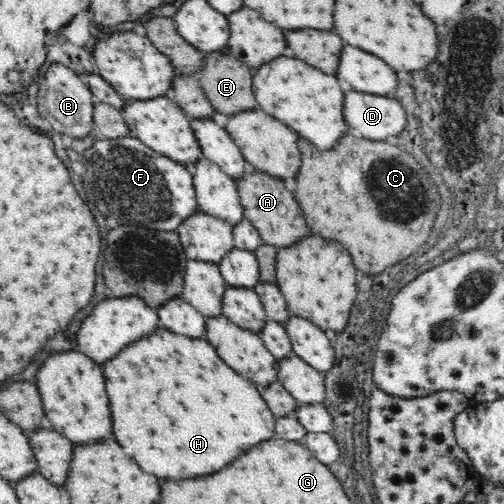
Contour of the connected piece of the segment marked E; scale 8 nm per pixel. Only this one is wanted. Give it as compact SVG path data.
M213 51L202 58L202 66L197 71L198 82L215 111L232 115L245 110L257 108L252 92L252 72L248 65L232 58L224 51Z

